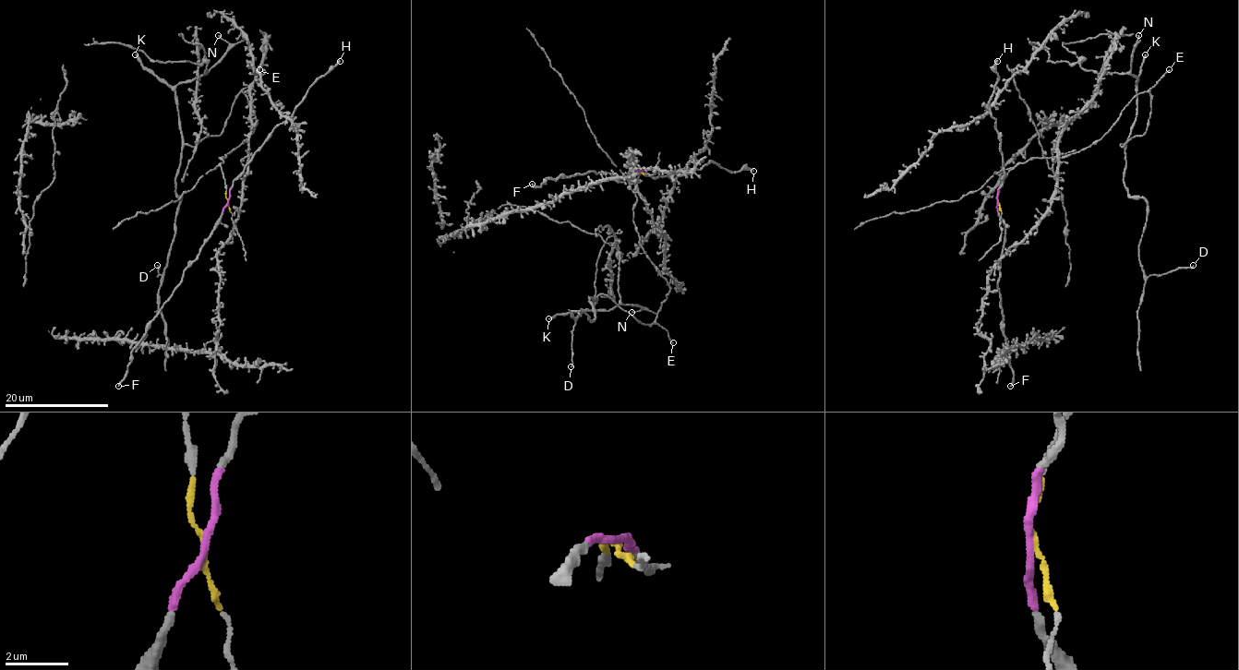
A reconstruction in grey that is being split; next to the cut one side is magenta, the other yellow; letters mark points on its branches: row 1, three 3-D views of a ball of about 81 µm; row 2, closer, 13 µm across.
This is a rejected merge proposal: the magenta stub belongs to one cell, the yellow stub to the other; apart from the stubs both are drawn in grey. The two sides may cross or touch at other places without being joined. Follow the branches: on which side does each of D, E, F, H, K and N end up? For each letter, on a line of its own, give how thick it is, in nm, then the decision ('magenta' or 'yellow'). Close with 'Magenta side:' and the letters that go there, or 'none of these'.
D: 150 nm thick; yellow
E: 160 nm thick; yellow
F: 240 nm thick; magenta
H: 280 nm thick; magenta
K: 320 nm thick; yellow
N: 240 nm thick; yellow
Magenta side: F, H

